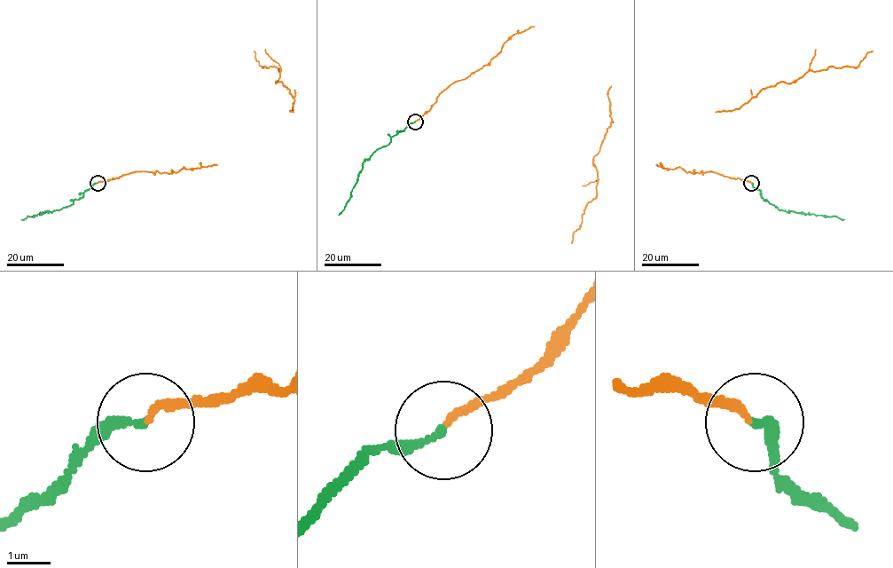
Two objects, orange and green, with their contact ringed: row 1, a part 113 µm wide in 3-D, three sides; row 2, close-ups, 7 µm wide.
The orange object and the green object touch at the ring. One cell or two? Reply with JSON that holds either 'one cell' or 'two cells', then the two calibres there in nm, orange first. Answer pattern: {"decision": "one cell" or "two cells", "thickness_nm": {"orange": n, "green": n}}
{"decision": "one cell", "thickness_nm": {"orange": 180, "green": 200}}

